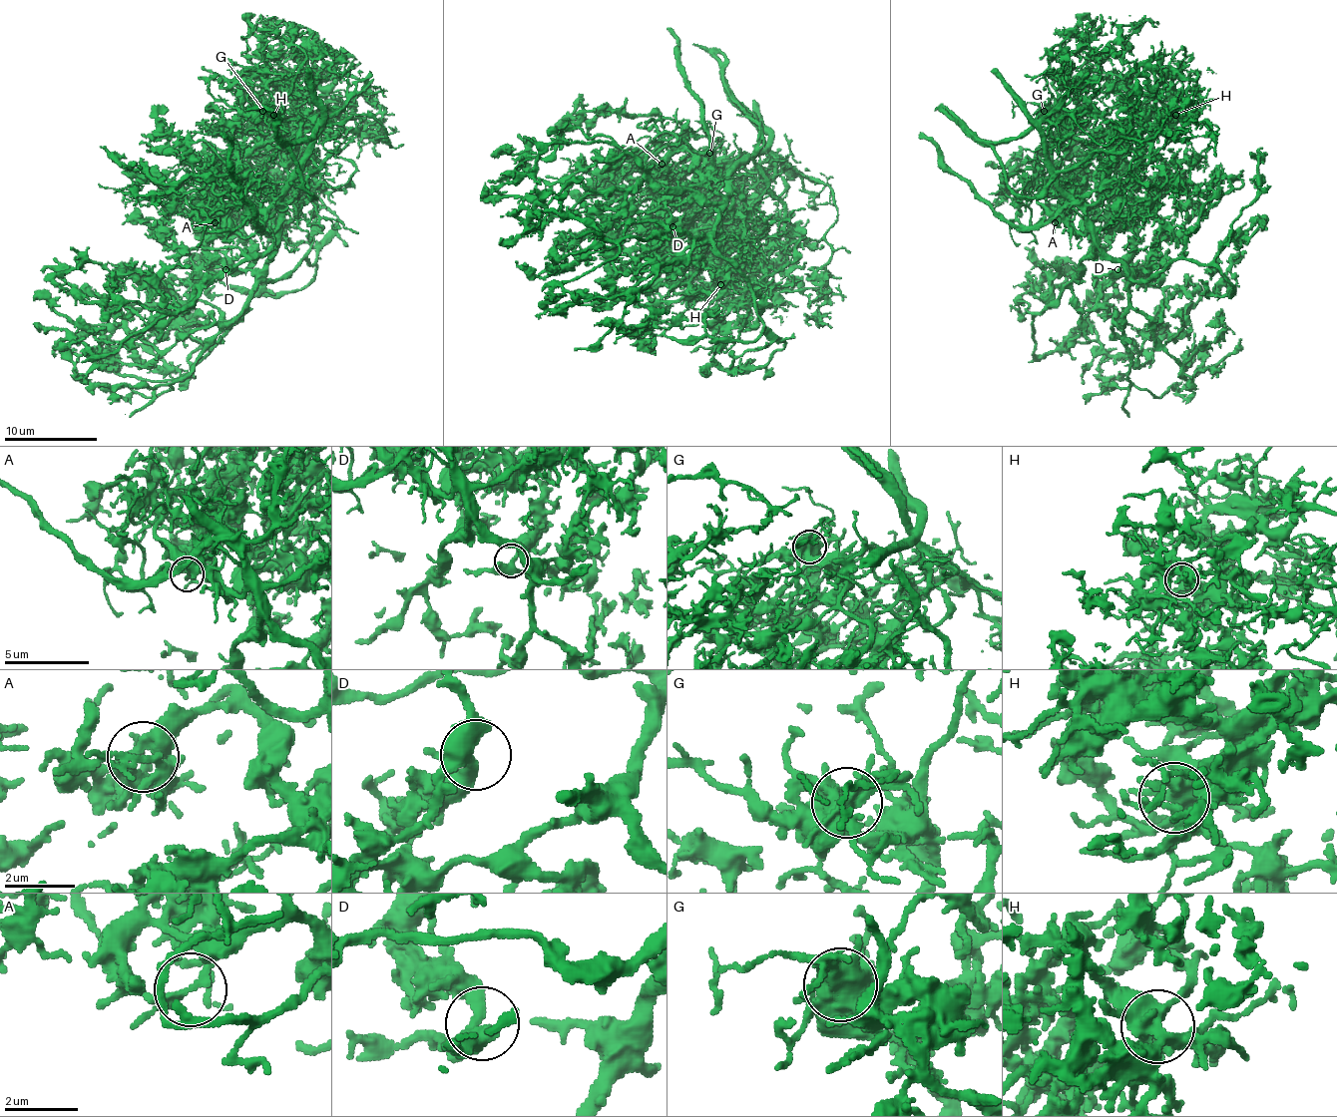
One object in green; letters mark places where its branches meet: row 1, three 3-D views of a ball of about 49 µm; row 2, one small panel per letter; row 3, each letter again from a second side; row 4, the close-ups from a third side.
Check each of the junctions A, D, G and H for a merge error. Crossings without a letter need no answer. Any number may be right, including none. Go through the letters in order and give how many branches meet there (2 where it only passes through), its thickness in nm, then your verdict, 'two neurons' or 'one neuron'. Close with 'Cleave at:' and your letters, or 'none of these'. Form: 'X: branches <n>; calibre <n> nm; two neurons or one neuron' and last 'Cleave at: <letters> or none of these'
A: branches 3; calibre 150 nm; two neurons
D: branches 3; calibre 360 nm; one neuron
G: branches 7; calibre 550 nm; two neurons
H: branches 6; calibre 440 nm; one neuron
Cleave at: A, G

